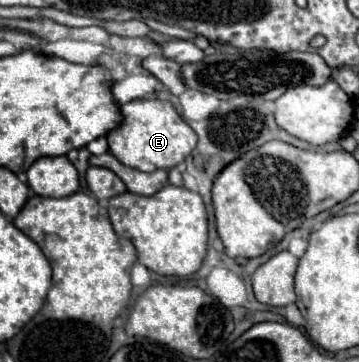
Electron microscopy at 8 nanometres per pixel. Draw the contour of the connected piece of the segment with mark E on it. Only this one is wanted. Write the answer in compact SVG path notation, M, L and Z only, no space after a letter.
M137 99L121 105L123 123L121 127L107 133L109 151L127 167L137 171L157 171L171 169L179 165L197 145L197 133L183 121L169 101L161 99Z

